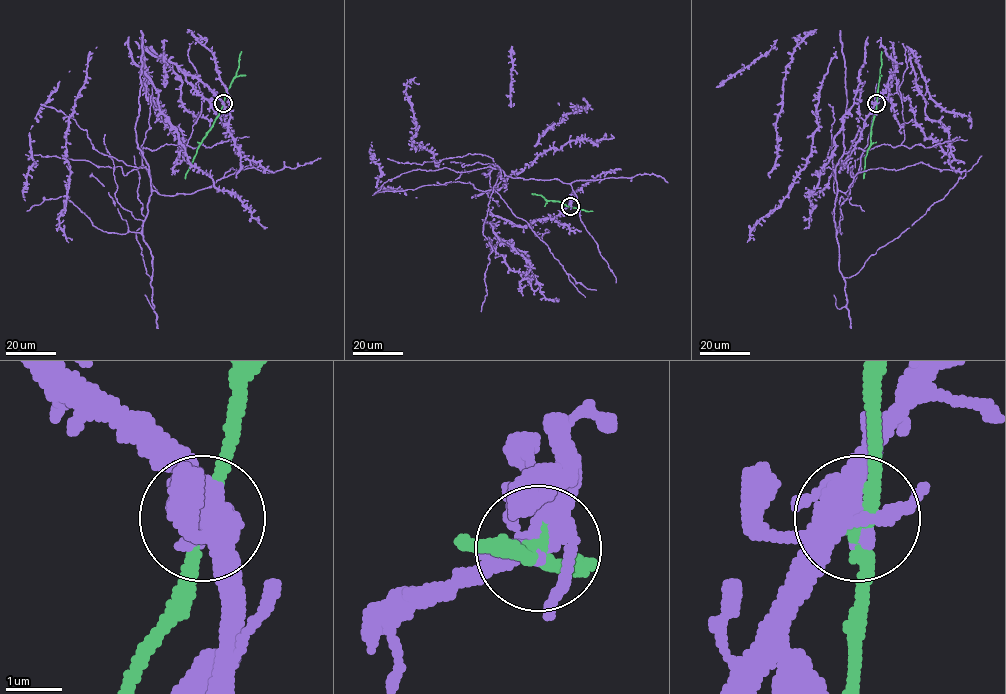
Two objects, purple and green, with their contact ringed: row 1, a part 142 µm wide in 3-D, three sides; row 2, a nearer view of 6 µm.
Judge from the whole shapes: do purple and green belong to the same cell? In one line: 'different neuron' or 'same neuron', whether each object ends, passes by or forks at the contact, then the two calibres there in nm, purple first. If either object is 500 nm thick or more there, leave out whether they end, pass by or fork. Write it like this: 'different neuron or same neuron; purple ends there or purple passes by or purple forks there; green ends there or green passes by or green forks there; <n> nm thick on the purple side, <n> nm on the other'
different neuron; purple forks there; green passes by; 440 nm thick on the purple side, 220 nm on the other

